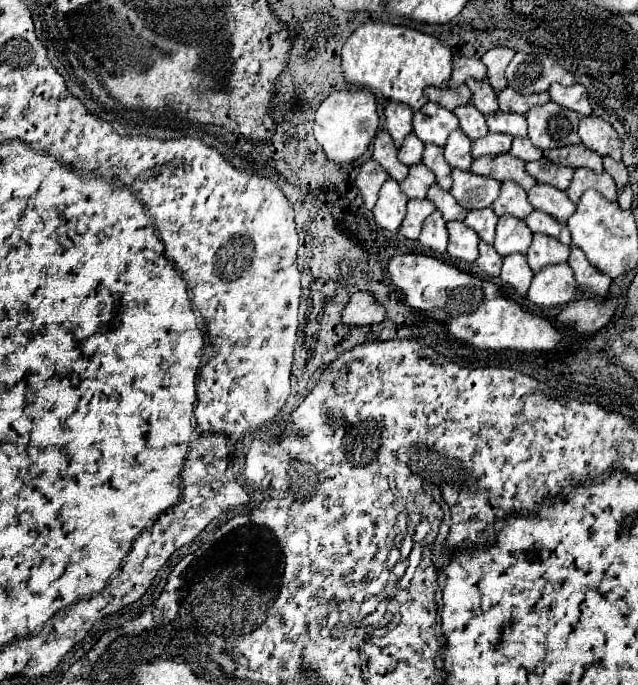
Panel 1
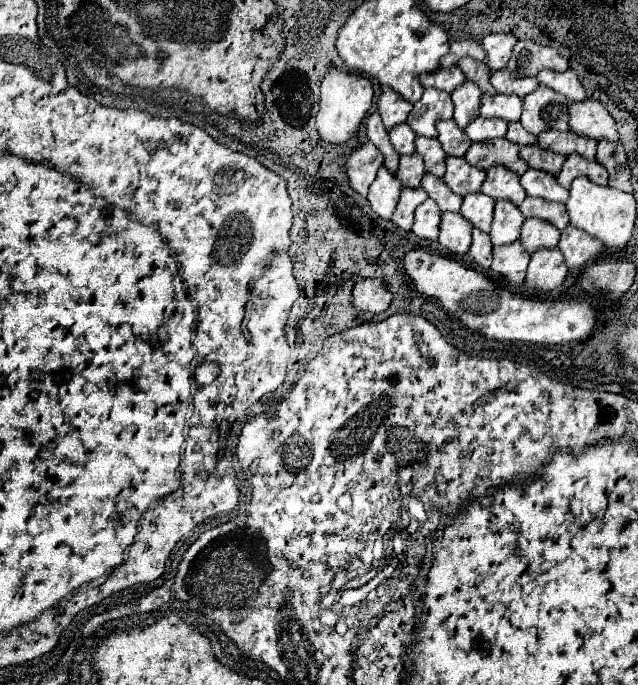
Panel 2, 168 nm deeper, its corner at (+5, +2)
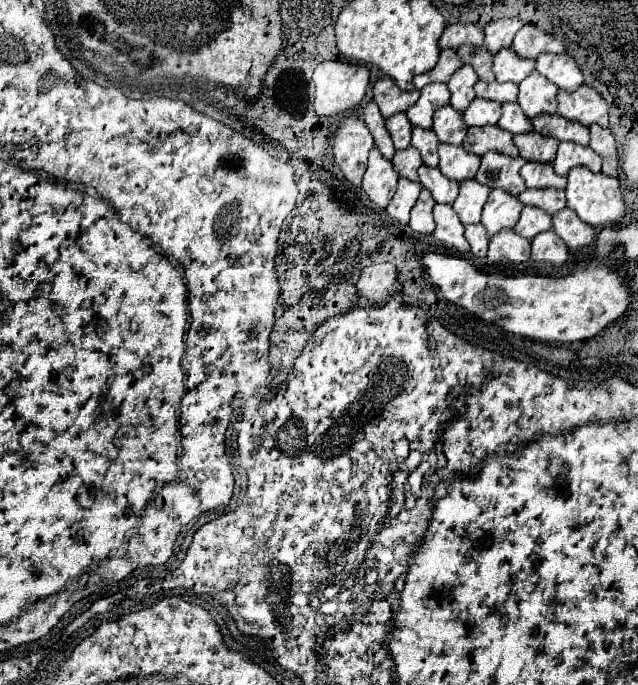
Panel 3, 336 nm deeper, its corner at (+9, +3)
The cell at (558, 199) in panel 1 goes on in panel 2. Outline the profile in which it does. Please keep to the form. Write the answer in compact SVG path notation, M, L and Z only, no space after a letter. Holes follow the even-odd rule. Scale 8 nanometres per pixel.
M527 168L525 174L521 176L521 186L525 188L525 192L529 196L537 196L543 200L567 202L567 198L569 198L569 190L561 188L561 184L557 184L557 178L543 170Z

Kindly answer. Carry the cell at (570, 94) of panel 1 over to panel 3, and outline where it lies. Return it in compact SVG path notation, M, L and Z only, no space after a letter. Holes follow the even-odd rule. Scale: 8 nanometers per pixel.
M539 55L537 71L563 91L577 91L583 85L583 73L569 55Z

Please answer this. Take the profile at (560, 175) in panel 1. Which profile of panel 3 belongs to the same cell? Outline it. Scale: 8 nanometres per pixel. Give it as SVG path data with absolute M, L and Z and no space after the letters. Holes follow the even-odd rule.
M527 133L527 135L515 135L513 137L515 147L519 149L521 157L527 161L535 163L551 163L557 153L557 141L555 139L545 139L543 135L537 133Z

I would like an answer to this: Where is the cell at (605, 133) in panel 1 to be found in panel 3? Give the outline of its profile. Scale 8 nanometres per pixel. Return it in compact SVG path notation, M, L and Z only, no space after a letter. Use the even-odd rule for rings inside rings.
M581 85L577 91L567 93L559 91L559 115L571 121L577 121L585 127L597 123L601 127L609 127L609 107L603 97L591 89L589 85Z

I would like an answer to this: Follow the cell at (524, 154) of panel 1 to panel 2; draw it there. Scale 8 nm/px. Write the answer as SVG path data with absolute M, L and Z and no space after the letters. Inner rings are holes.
M509 122L507 126L507 140L517 142L519 146L529 146L529 144L537 144L537 136L533 136L531 132L527 132L521 122Z

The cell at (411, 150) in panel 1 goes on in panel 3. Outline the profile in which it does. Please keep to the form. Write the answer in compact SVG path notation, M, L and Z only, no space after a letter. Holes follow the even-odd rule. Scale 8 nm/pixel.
M397 113L397 115L389 117L389 119L387 119L387 131L389 131L391 137L393 137L395 149L405 149L405 147L409 147L413 125L411 125L409 119L405 117L405 113Z

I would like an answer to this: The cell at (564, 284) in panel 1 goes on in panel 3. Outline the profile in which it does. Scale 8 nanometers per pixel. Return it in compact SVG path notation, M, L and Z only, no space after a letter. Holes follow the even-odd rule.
M553 229L537 235L537 239L531 241L531 259L533 261L547 261L551 265L561 267L569 261L569 251L565 249L565 243L561 243L561 237Z

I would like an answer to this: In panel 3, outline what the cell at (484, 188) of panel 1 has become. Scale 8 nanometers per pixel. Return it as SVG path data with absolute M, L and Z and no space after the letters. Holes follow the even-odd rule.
M439 145L439 159L441 159L439 163L441 173L457 183L475 179L481 161L479 157L463 151L463 147L449 147L449 145Z

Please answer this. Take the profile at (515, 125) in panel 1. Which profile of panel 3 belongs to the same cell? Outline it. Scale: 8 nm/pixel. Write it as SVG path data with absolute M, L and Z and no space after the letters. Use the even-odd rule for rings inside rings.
M477 81L475 93L479 99L489 99L497 103L515 103L517 101L517 85L515 83L481 83Z

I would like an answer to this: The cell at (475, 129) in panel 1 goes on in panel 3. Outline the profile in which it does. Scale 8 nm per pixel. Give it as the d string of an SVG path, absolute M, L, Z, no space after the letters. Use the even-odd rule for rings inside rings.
M463 65L447 83L449 91L451 91L451 107L459 113L463 113L469 103L475 99L475 91L473 85L477 83L477 75L473 71L473 67Z

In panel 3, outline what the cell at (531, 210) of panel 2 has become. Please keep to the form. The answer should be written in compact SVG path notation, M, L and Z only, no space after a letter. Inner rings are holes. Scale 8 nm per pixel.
M525 189L521 195L517 195L517 199L523 205L539 207L539 209L543 209L549 215L555 215L561 209L565 209L565 193L563 191L553 191L553 189Z

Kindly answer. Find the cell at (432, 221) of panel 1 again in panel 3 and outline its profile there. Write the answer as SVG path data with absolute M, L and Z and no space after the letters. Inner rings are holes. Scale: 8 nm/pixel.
M427 189L421 191L415 207L411 209L411 221L409 221L409 227L417 233L425 233L425 235L431 235L435 231L435 221L433 221L433 207L435 207L435 201L431 197L431 193Z

